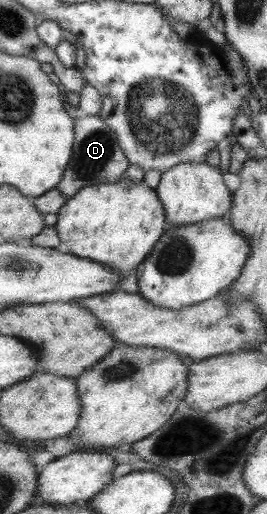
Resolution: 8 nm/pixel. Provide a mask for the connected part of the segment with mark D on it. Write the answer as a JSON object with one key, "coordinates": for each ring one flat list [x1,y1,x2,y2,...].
{"coordinates":[[79,113,74,120,74,144,72,156,56,183,56,189,65,199,72,198,81,188,102,183,111,183,120,180,123,172,128,168,128,160,124,157,122,149,118,147,116,136,98,116,88,116]]}

